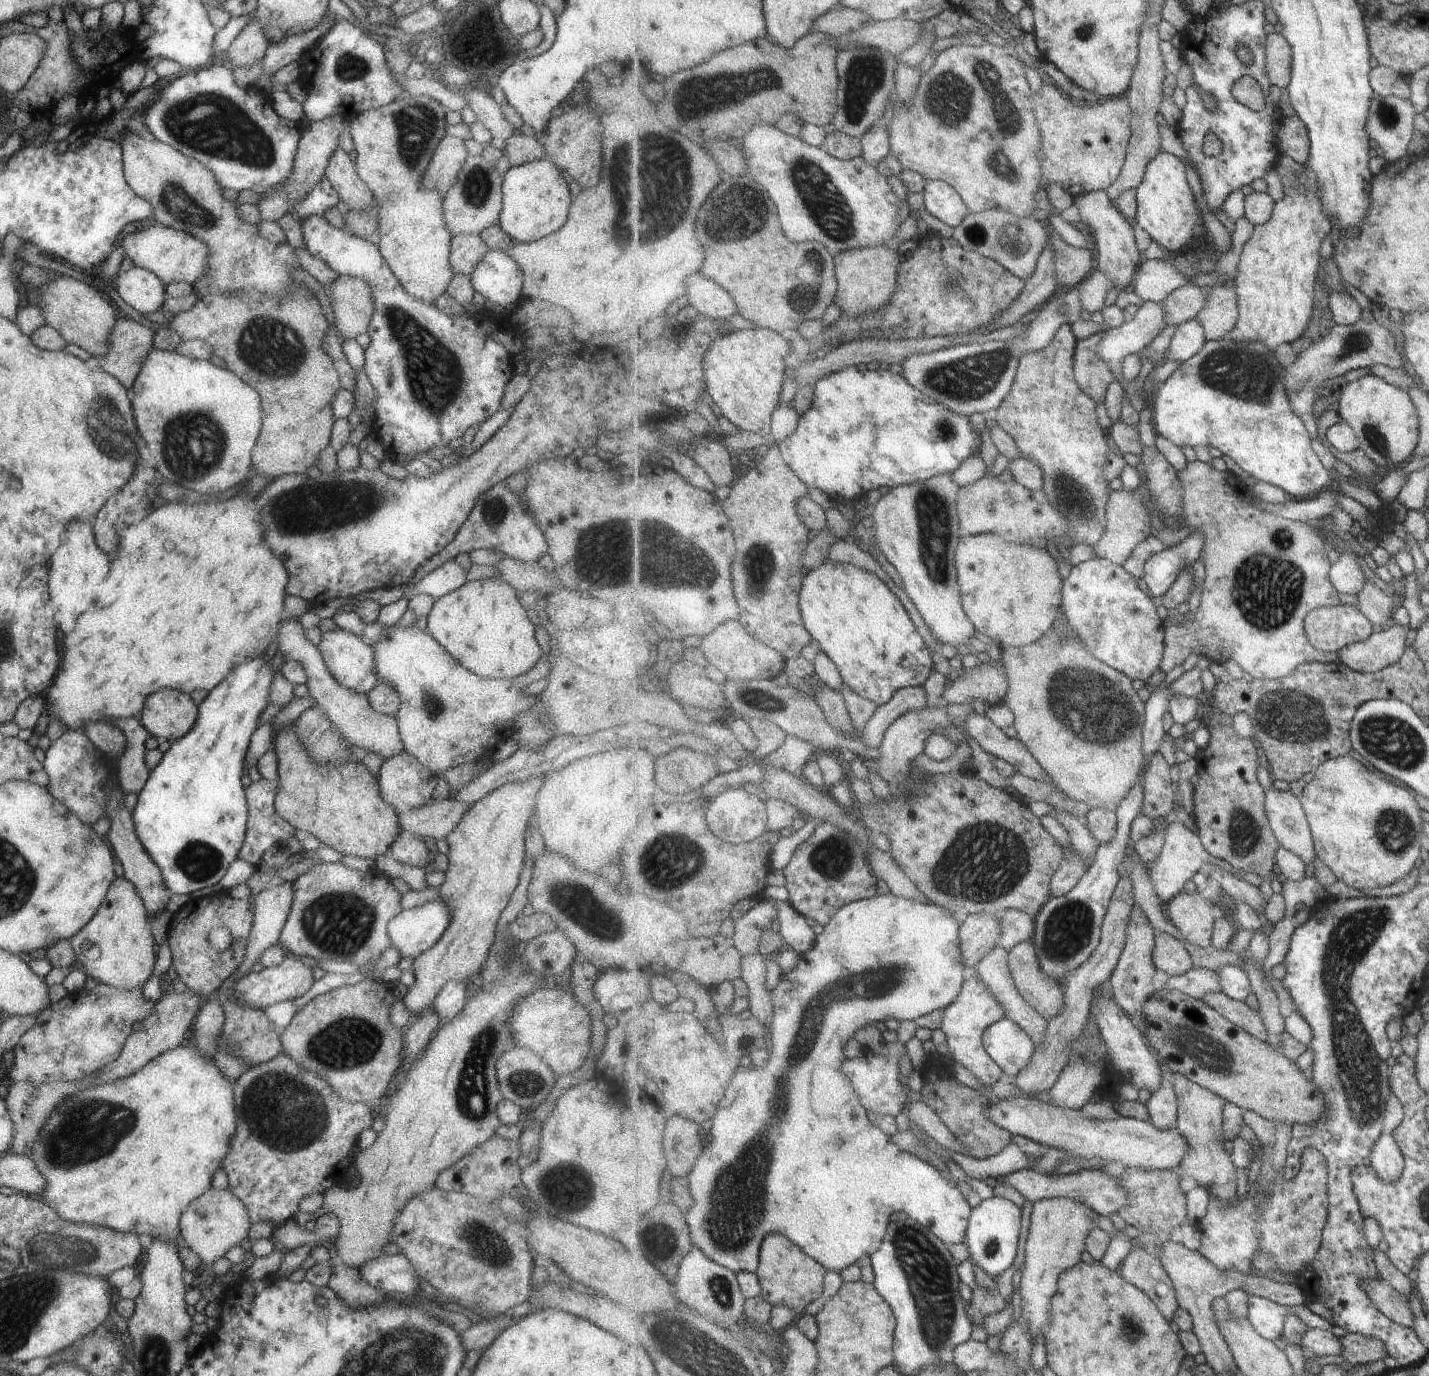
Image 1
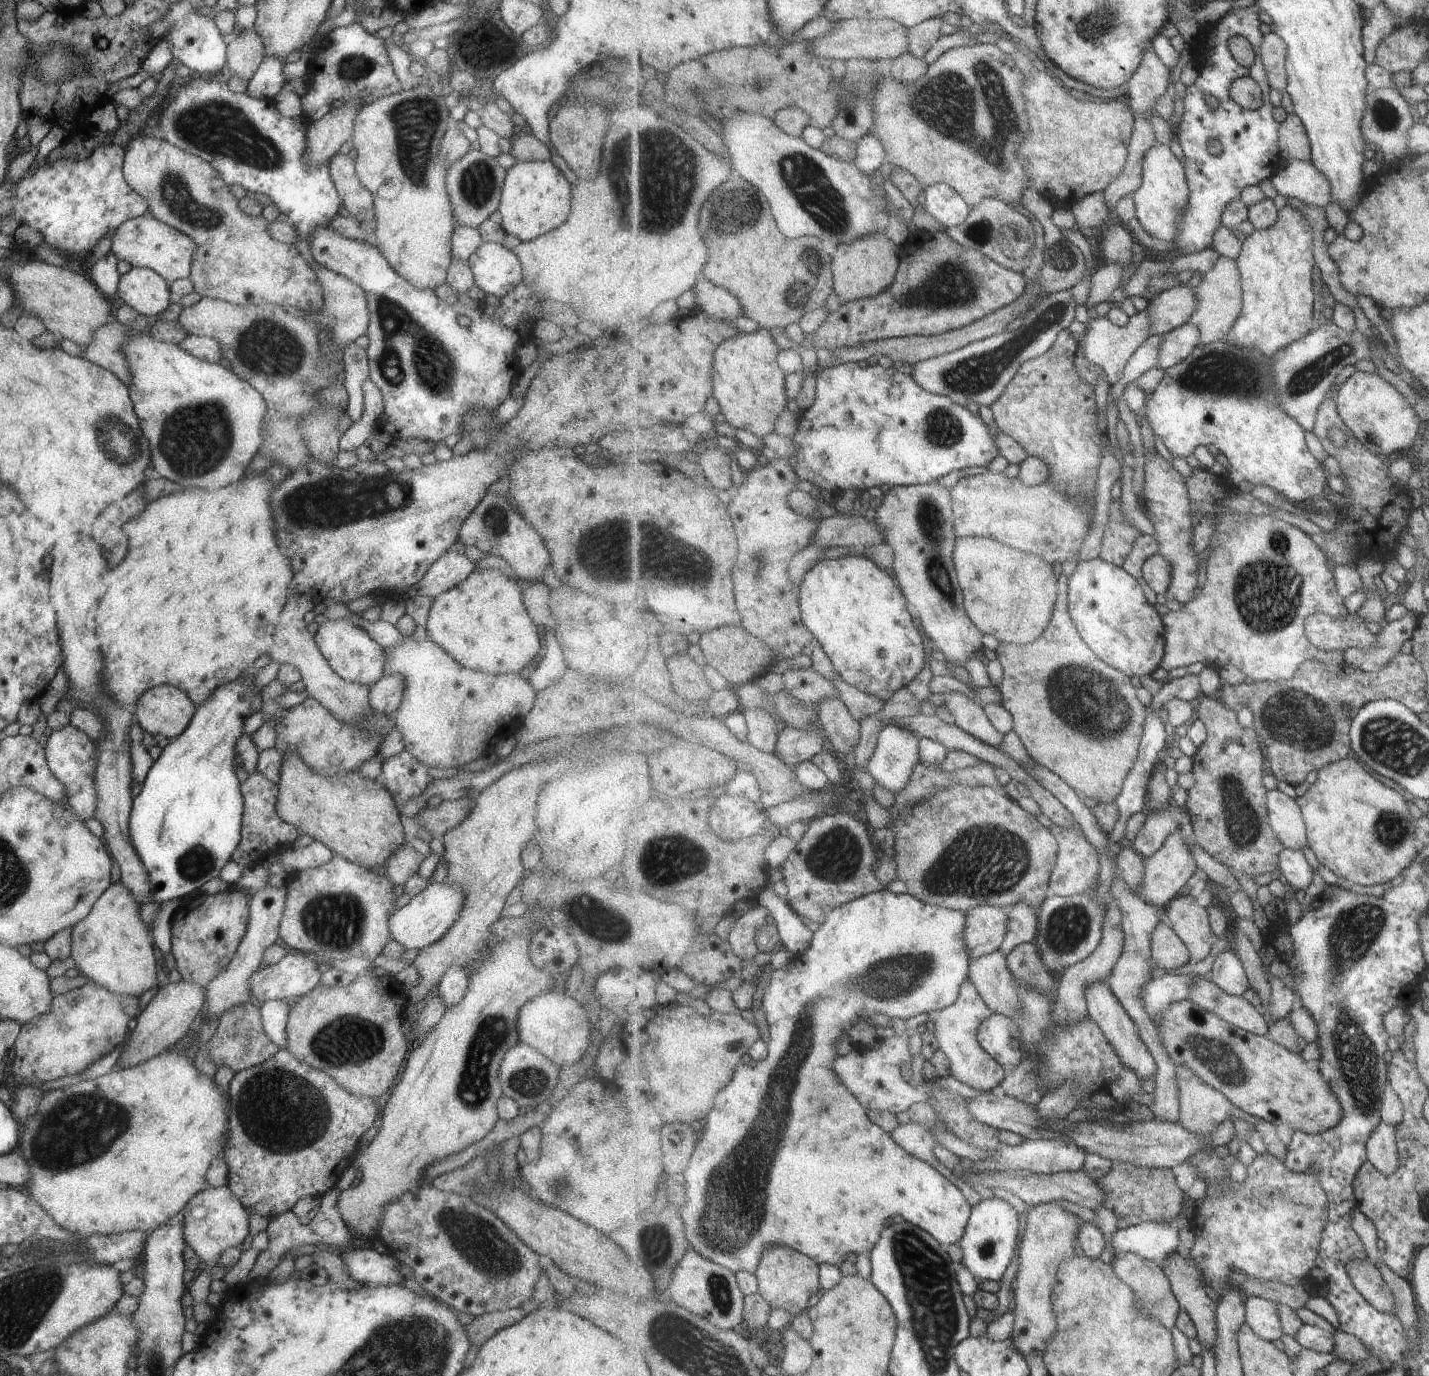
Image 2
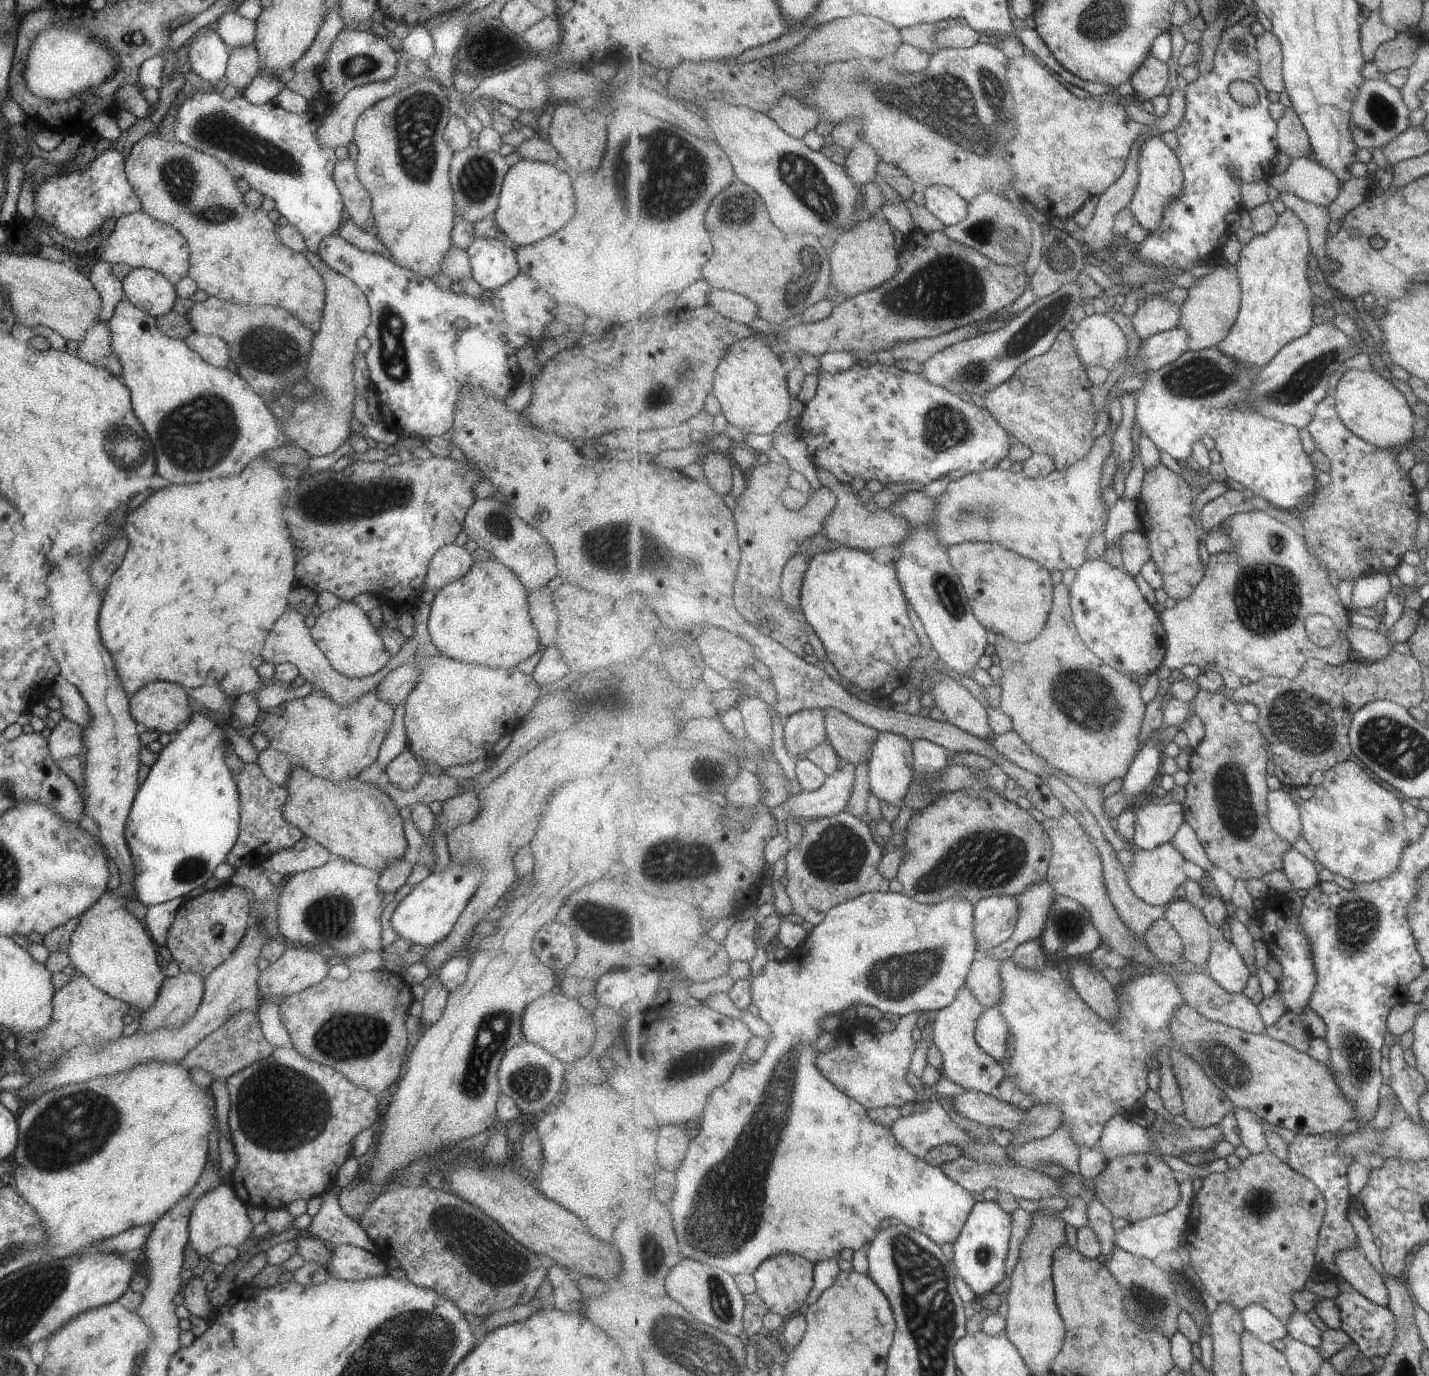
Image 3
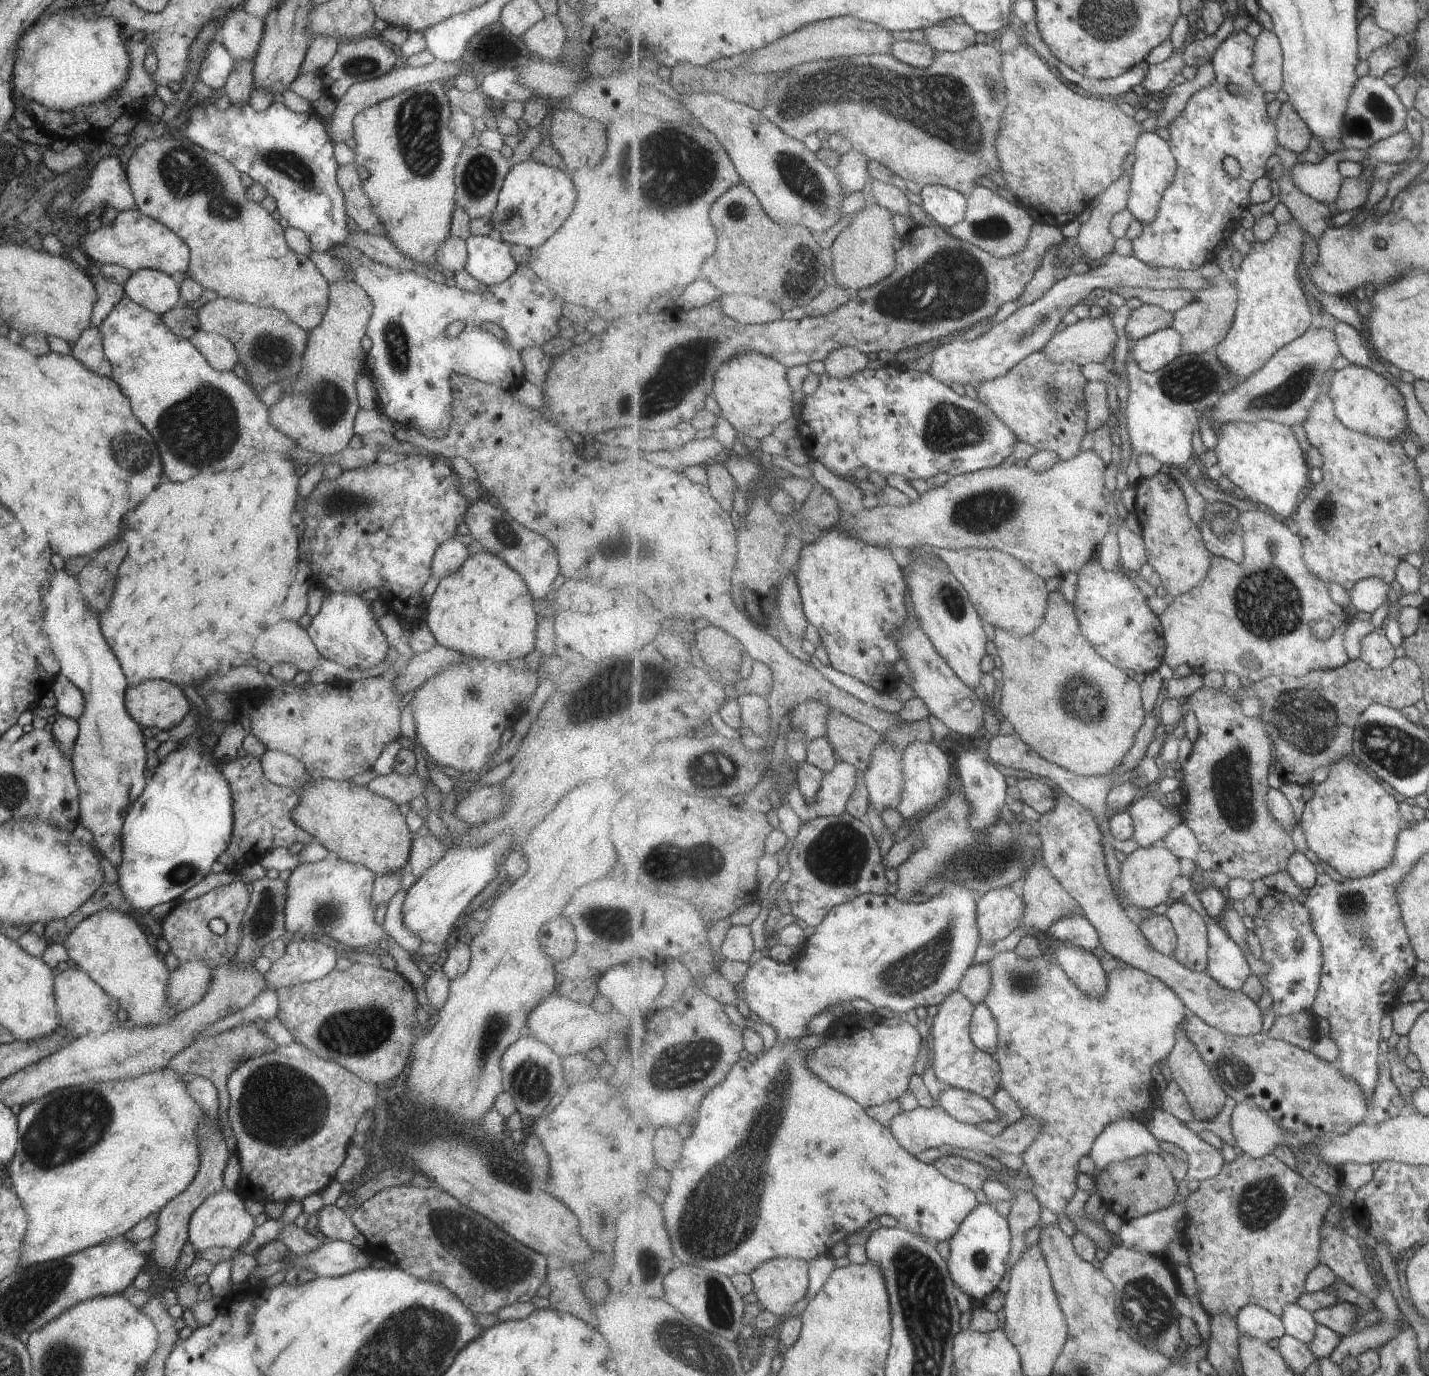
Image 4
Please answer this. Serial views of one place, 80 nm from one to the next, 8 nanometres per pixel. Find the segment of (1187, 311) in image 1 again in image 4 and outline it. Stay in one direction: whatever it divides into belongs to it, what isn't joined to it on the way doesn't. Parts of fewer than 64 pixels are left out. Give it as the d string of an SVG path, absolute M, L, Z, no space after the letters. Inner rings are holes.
M1144 303L1130 312L1126 323L1126 334L1133 340L1137 340L1172 327L1174 327L1173 313L1159 306Z

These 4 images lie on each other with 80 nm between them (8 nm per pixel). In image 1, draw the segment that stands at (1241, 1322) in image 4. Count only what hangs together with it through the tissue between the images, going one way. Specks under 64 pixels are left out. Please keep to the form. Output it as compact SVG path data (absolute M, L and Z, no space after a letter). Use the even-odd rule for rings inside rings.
M1251 1295L1248 1300L1248 1317L1261 1336L1275 1342L1281 1339L1285 1321L1295 1314L1295 1308L1280 1306L1265 1297Z

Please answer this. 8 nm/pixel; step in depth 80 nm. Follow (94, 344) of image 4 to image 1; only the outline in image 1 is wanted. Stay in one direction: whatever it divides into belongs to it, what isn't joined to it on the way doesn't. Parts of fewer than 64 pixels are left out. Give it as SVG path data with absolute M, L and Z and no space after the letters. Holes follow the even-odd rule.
M118 318L108 336L108 349L103 355L96 357L99 369L114 376L126 389L130 388L144 358L152 349L153 335L151 329L133 319Z

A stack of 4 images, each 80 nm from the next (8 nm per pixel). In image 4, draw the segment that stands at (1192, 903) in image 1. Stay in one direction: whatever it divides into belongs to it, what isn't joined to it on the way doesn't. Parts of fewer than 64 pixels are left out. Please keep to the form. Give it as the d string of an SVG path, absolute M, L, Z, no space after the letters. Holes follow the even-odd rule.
M1181 899L1170 904L1166 916L1172 920L1178 940L1172 956L1190 970L1207 973L1207 950L1211 947L1201 914Z

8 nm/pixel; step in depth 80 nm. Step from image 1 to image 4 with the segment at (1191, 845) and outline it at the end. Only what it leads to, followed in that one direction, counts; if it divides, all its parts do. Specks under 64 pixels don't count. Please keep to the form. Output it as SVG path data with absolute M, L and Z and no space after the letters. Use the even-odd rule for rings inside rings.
M1162 842L1148 848L1140 847L1129 855L1127 860L1121 863L1121 880L1119 880L1119 890L1121 896L1127 900L1127 905L1151 910L1161 904L1171 904L1171 884L1175 878L1181 876L1179 860L1173 852L1163 846Z

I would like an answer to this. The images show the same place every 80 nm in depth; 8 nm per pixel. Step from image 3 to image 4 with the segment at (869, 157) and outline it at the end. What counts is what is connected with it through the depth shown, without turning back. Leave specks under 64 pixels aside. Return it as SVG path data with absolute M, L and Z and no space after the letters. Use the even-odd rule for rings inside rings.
M857 149L842 156L839 166L835 168L837 178L841 178L841 192L849 196L853 192L863 190L863 186L871 180L869 160L870 158L863 151Z

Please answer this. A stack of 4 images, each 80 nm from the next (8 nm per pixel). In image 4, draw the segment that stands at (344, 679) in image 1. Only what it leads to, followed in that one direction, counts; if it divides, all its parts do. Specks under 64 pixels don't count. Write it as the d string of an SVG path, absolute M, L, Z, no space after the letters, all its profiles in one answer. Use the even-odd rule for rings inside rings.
M330 592L330 596L321 603L318 613L312 617L309 626L306 628L306 633L323 658L330 660L332 663L337 663L346 669L362 671L373 668L375 664L379 664L381 660L386 658L390 647L383 632L377 625L377 620L374 619L371 606L360 600L359 595L344 595L343 593Z

